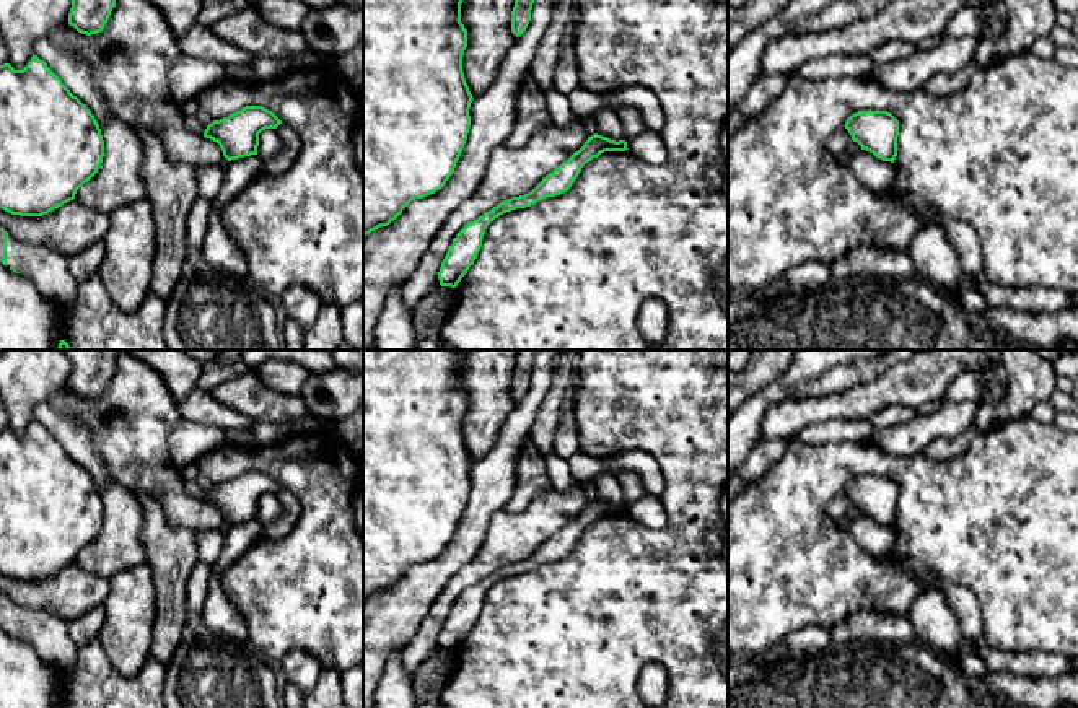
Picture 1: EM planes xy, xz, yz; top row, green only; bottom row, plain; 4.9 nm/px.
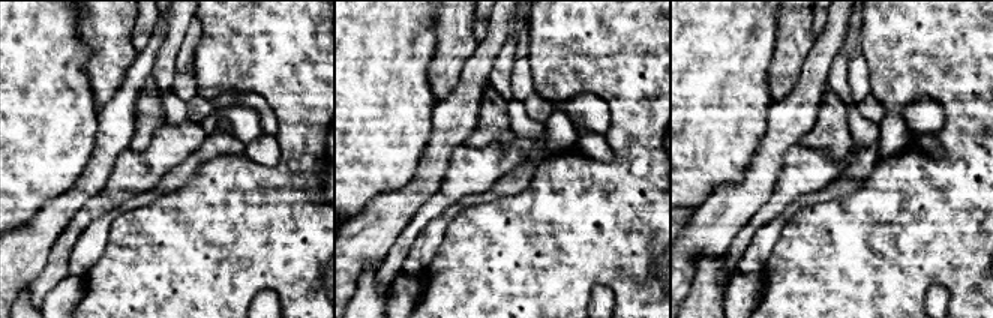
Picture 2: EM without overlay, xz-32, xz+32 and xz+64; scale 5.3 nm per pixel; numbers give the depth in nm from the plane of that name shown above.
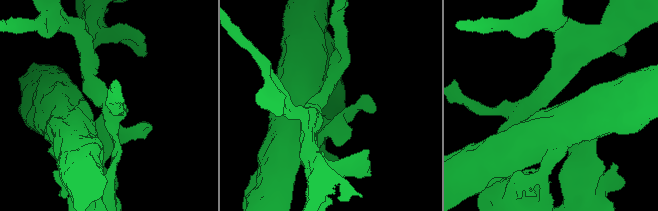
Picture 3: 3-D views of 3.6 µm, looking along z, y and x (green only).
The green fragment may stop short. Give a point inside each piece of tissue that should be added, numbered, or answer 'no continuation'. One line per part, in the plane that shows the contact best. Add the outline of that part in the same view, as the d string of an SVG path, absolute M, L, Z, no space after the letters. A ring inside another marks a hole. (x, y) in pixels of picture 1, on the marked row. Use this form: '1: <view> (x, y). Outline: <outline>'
1: xy (48, 269). Outline: M8 234L7 267L28 277L49 301L57 304L60 330L52 348L55 350L64 340L64 317L78 293L78 282L68 270L67 256L50 247L23 243Z

